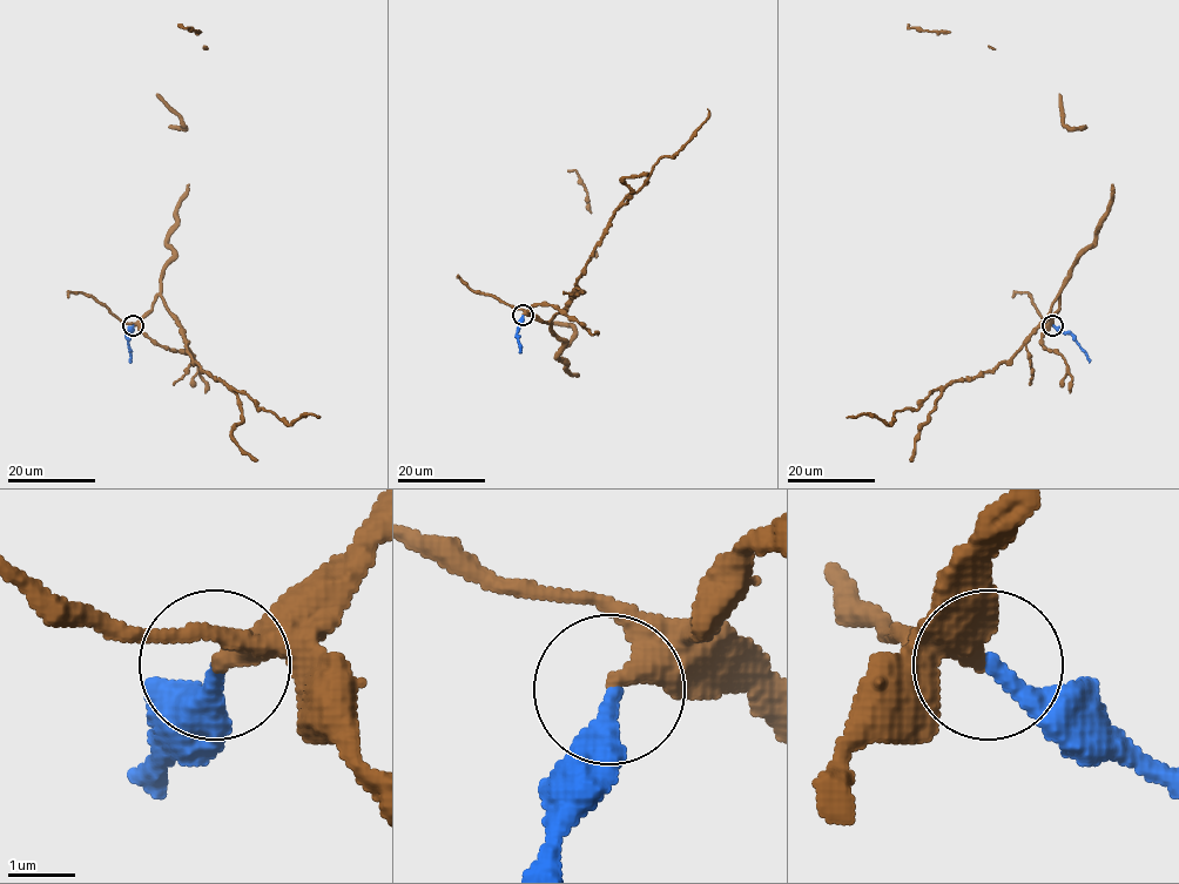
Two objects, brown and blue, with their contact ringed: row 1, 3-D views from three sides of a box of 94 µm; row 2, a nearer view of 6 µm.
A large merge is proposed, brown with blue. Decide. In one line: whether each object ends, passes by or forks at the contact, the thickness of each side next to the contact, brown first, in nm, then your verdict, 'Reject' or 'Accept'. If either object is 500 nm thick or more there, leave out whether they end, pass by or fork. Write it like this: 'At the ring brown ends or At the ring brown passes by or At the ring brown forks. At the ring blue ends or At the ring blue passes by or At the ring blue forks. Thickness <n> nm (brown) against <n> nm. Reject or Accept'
At the ring brown ends. At the ring blue ends. Thickness 360 nm (brown) against 280 nm. Accept

